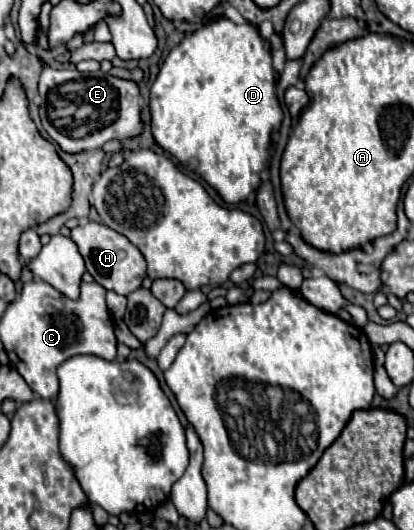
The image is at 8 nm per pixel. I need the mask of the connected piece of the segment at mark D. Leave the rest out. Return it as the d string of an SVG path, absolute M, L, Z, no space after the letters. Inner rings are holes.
M216 16L208 24L204 24L200 30L188 34L178 46L174 46L170 50L168 58L164 60L164 64L162 64L162 68L158 72L156 82L150 88L150 116L152 116L152 134L154 134L154 140L160 144L160 148L170 152L176 160L188 162L190 166L194 166L196 174L200 174L222 196L224 202L238 204L240 200L248 198L248 194L260 186L260 172L262 172L266 156L268 156L268 144L270 144L272 128L278 126L282 122L282 116L284 116L282 108L280 108L280 102L276 98L276 72L274 72L274 66L272 66L272 54L268 52L266 42L260 36L258 28L254 24L250 24L250 22L234 24L226 16Z

